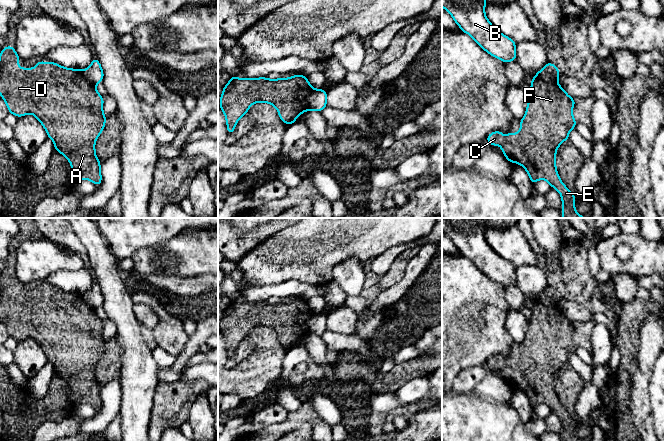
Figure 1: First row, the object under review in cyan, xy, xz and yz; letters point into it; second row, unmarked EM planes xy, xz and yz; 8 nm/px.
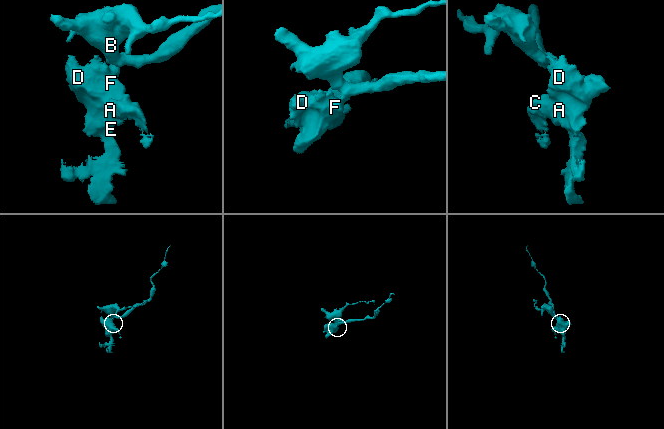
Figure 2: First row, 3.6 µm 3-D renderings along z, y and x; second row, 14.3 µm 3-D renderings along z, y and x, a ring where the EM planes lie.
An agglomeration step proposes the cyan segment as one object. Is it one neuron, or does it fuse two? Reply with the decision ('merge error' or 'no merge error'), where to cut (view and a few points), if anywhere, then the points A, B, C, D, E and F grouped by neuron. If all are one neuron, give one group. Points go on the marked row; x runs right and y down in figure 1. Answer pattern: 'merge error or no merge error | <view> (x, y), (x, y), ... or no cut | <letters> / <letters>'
merge error | yz (537, 73), (544, 80), (556, 82) | A C D E F / B

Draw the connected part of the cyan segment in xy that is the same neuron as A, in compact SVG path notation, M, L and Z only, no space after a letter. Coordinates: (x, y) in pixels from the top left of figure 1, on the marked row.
M13 46L2 48L0 53L0 96L6 102L8 111L22 117L33 114L45 128L48 138L54 142L55 150L64 155L70 162L71 181L87 179L100 186L102 176L101 163L96 157L95 142L105 127L106 116L103 114L104 98L97 92L95 86L88 82L79 69L65 68L55 62L38 61L35 68L19 68L20 57Z

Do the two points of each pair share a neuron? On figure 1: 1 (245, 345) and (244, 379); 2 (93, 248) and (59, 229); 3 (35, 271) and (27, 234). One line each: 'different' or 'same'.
1: different
2: different
3: different

